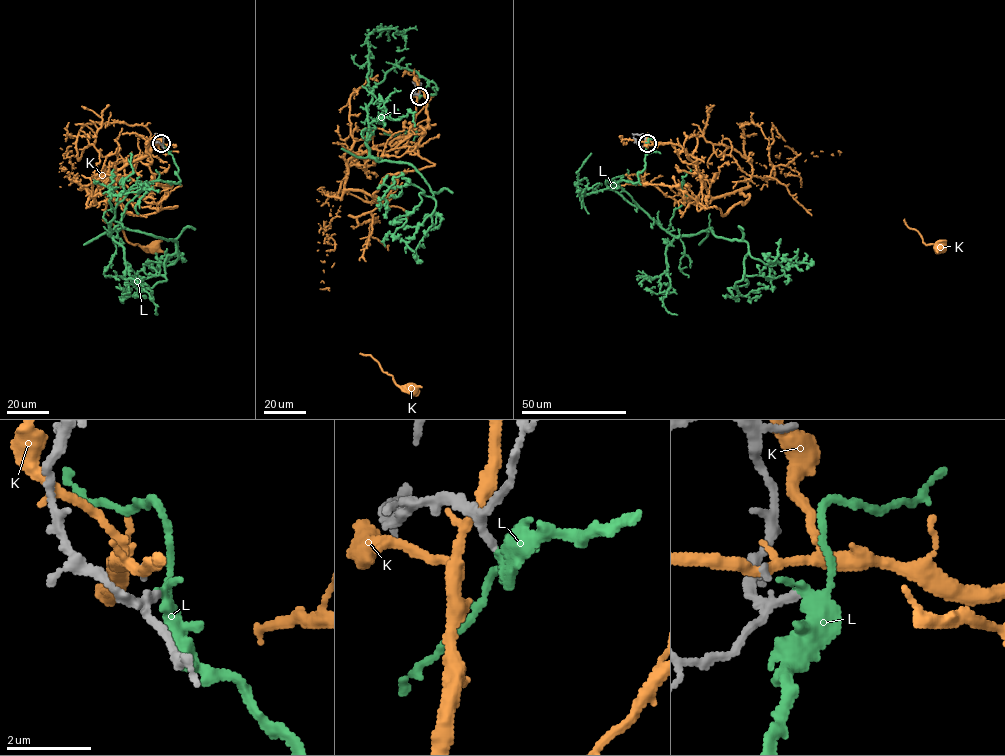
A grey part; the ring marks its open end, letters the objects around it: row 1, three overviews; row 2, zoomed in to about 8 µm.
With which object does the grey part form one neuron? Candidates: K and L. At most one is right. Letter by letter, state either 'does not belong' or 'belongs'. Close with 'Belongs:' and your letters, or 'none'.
K: does not belong
L: belongs
Belongs: L

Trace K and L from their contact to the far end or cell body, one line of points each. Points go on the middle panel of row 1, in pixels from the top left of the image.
K: (418, 94), (411, 130), (347, 161), (336, 213), (372, 217), (363, 258), (360, 353), (412, 389)
L: (419, 96), (436, 85), (393, 66), (367, 107), (370, 154), (409, 163), (433, 195), (390, 187), (386, 207)

